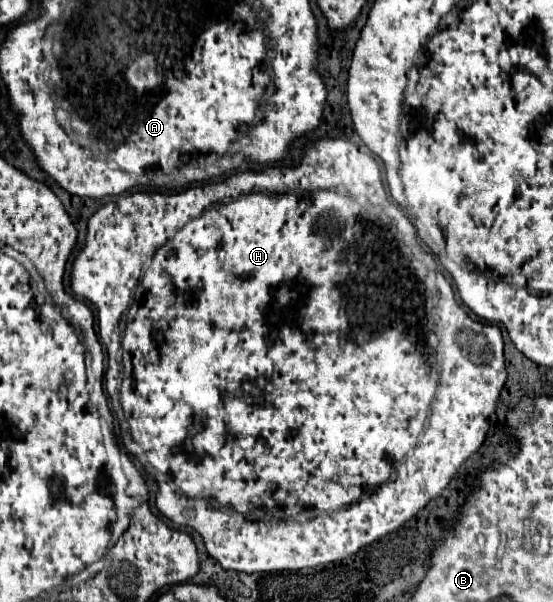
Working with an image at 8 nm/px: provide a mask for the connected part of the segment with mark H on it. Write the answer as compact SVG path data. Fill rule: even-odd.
M322 138L312 142L306 148L304 158L298 165L281 167L268 165L264 170L249 169L234 172L224 181L202 186L191 185L181 192L172 194L155 191L123 195L106 202L90 218L86 246L82 254L78 254L74 260L70 282L72 282L72 292L78 298L92 302L96 308L100 336L108 352L106 388L120 388L118 352L122 340L122 350L124 350L124 382L120 390L122 408L126 418L130 418L134 440L148 454L148 458L144 458L144 468L152 472L152 476L158 482L156 508L174 524L194 528L204 538L208 554L216 558L224 570L246 572L246 574L284 570L294 572L330 563L339 564L346 556L356 554L360 548L370 546L372 542L404 526L414 514L418 514L428 504L428 500L436 498L448 486L450 478L456 474L460 464L482 446L486 432L490 428L490 416L496 410L500 390L506 382L502 334L498 326L482 324L482 320L474 320L472 316L468 316L466 308L459 305L454 298L451 281L439 269L434 256L426 254L418 246L414 236L416 232L412 224L408 224L406 216L387 196L375 155L367 146L366 150L362 151L348 140L334 140L334 138ZM296 190L336 190L336 192L296 192ZM416 264L424 266L424 270L416 268ZM128 308L130 314L124 330L122 320ZM426 314L430 314L428 330L424 320ZM426 336L428 336L428 346L432 350L430 358L432 362L428 362L426 356L426 346L424 346ZM284 450L286 456L254 456L256 452L284 452ZM208 500L214 500L218 508L214 508ZM328 538L348 538L348 540L324 542Z

